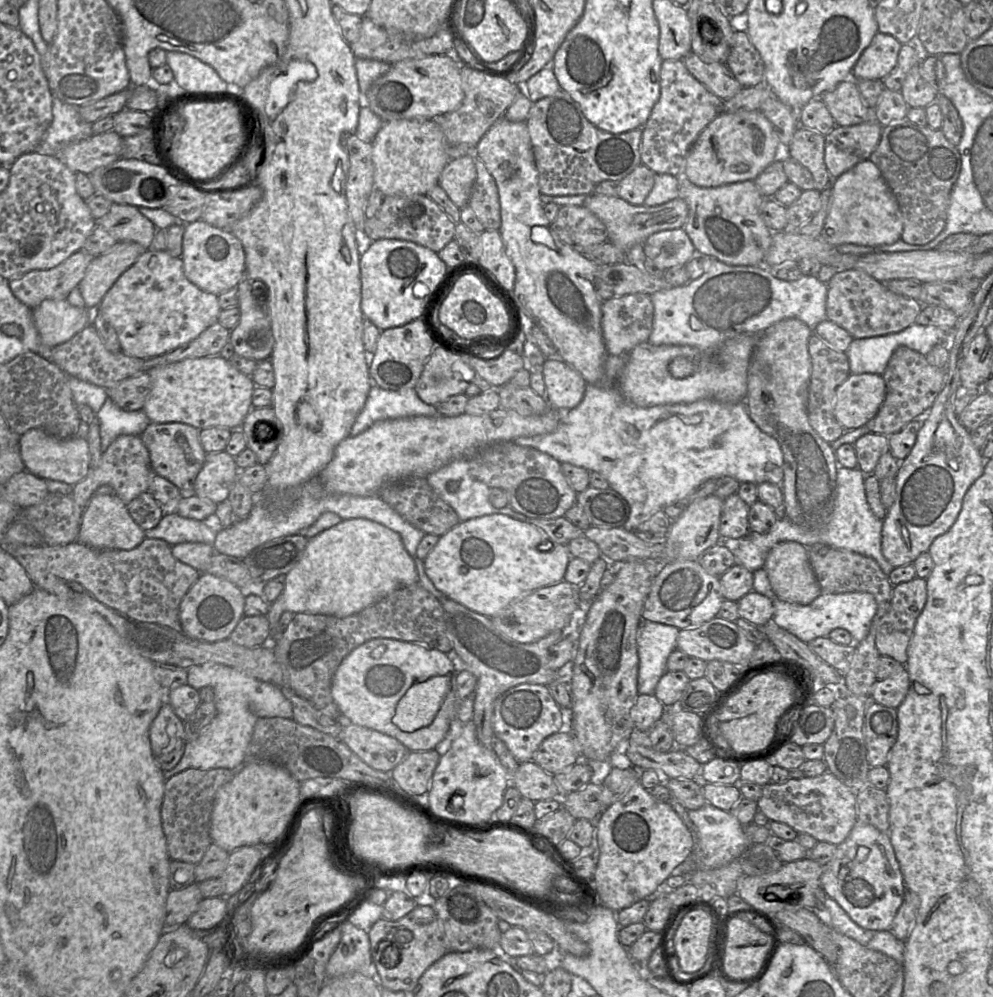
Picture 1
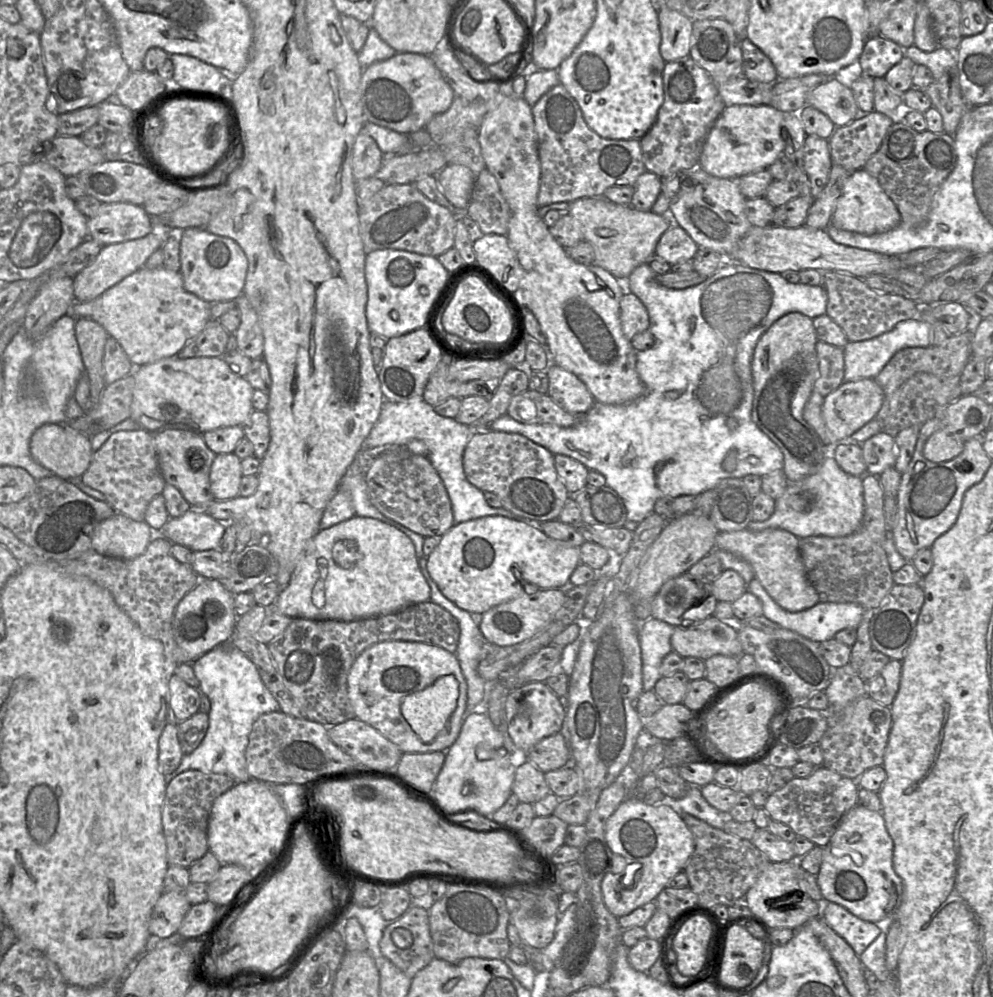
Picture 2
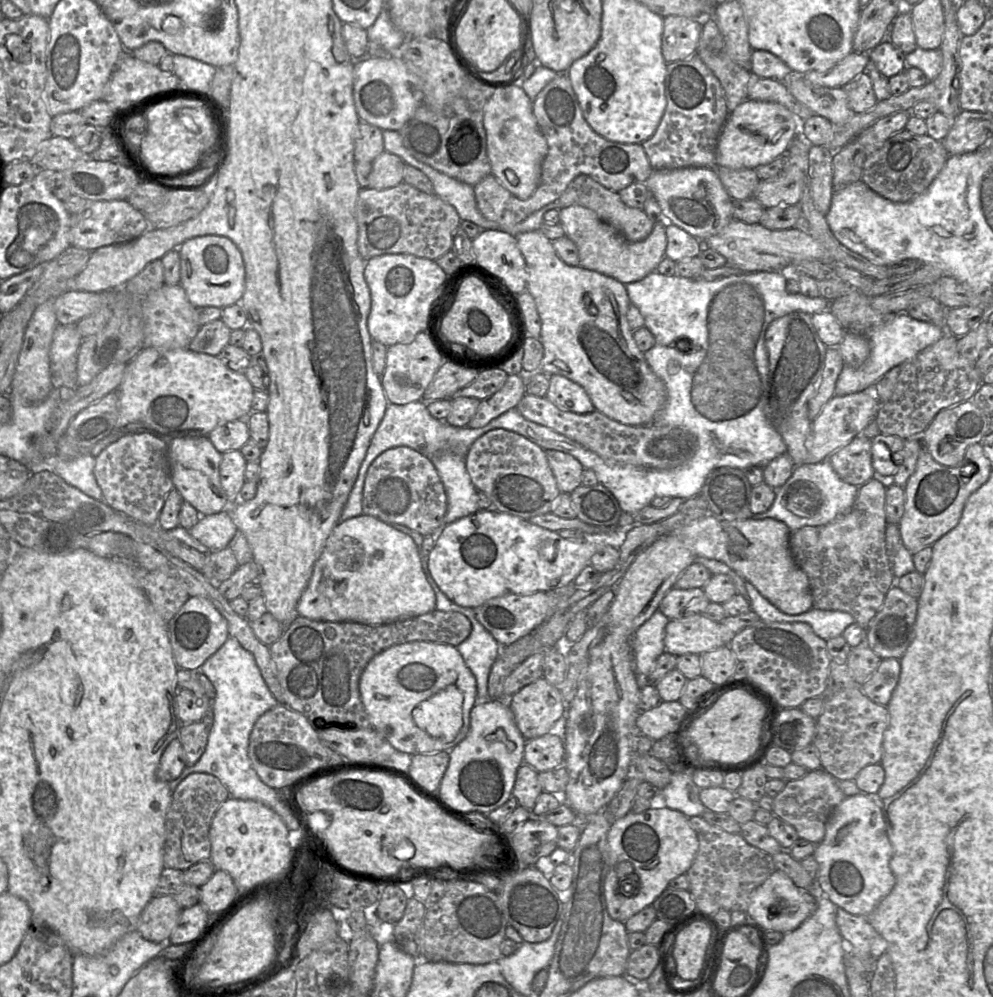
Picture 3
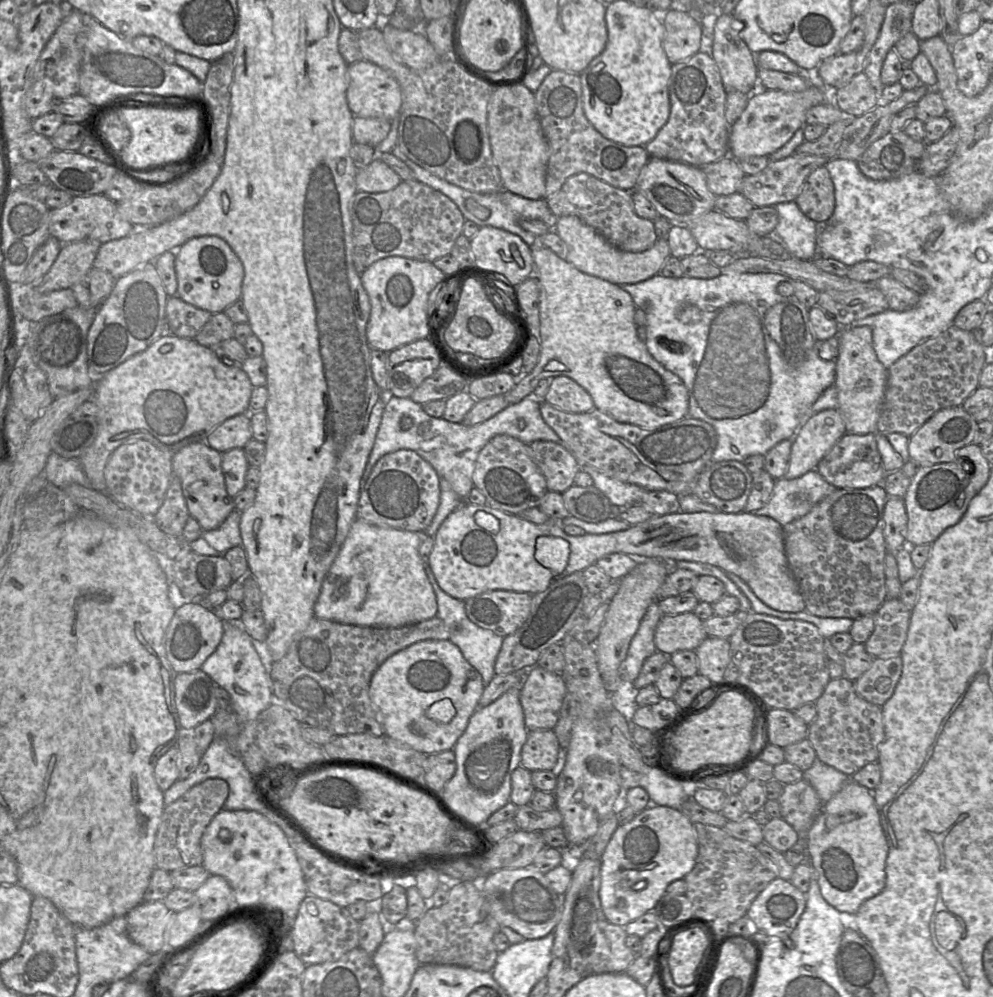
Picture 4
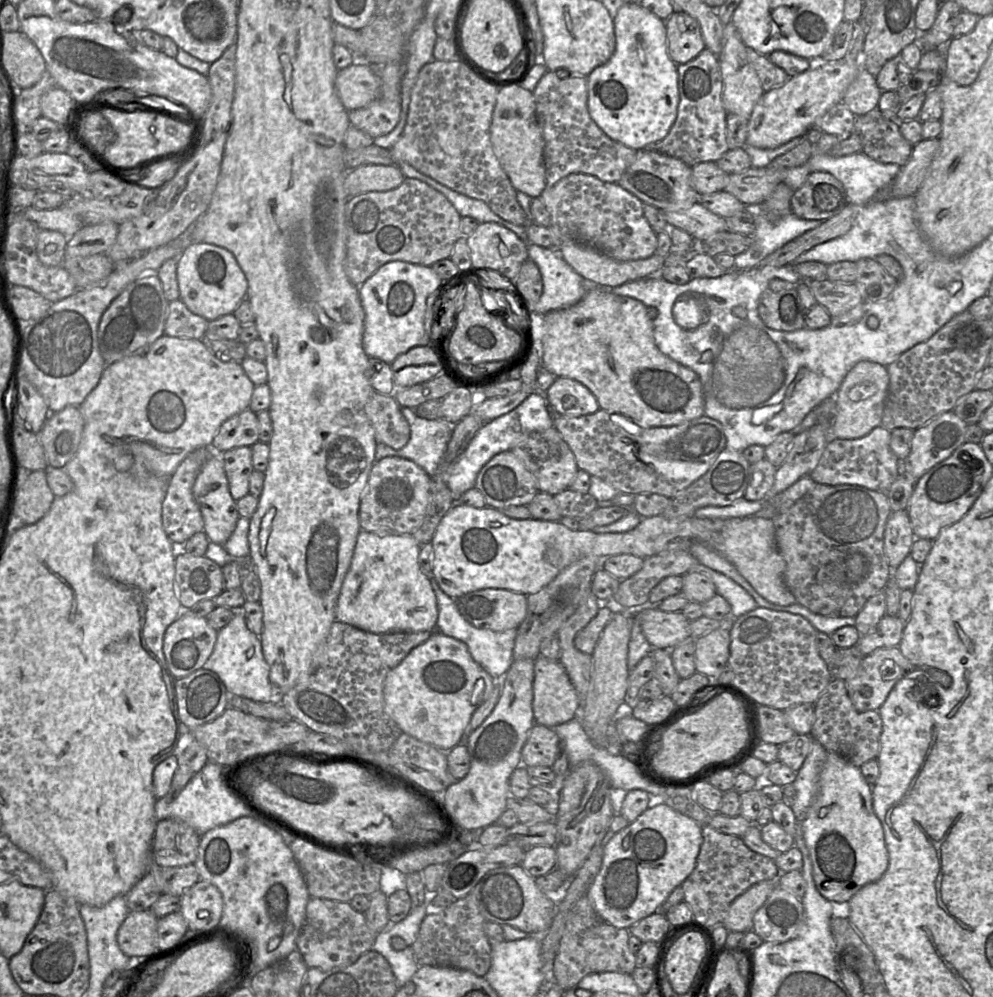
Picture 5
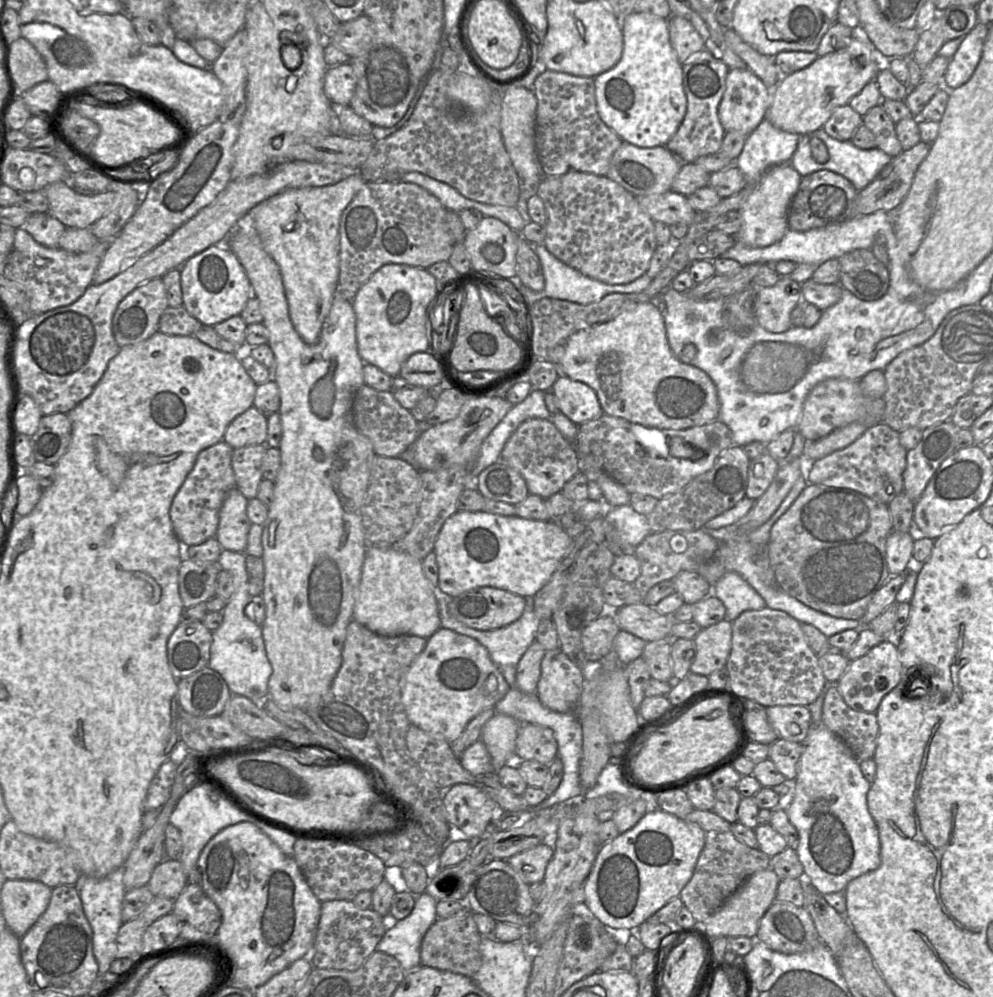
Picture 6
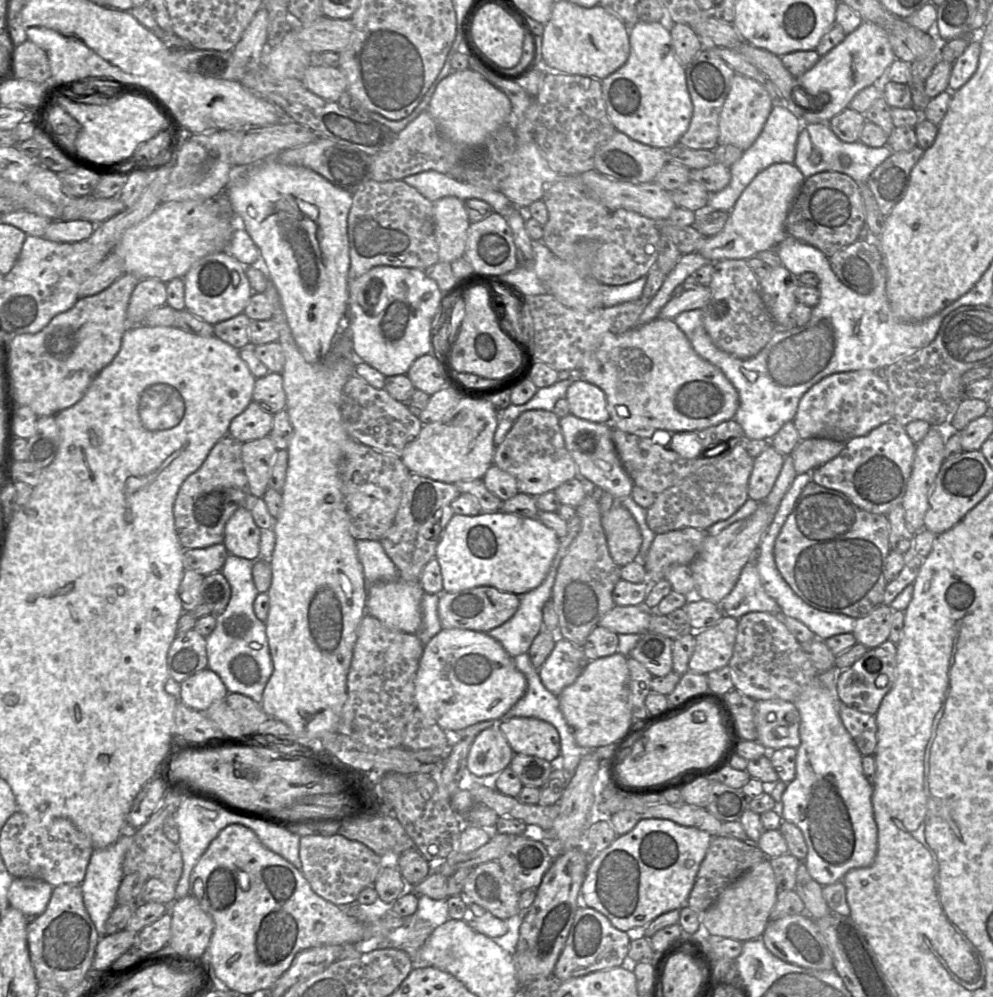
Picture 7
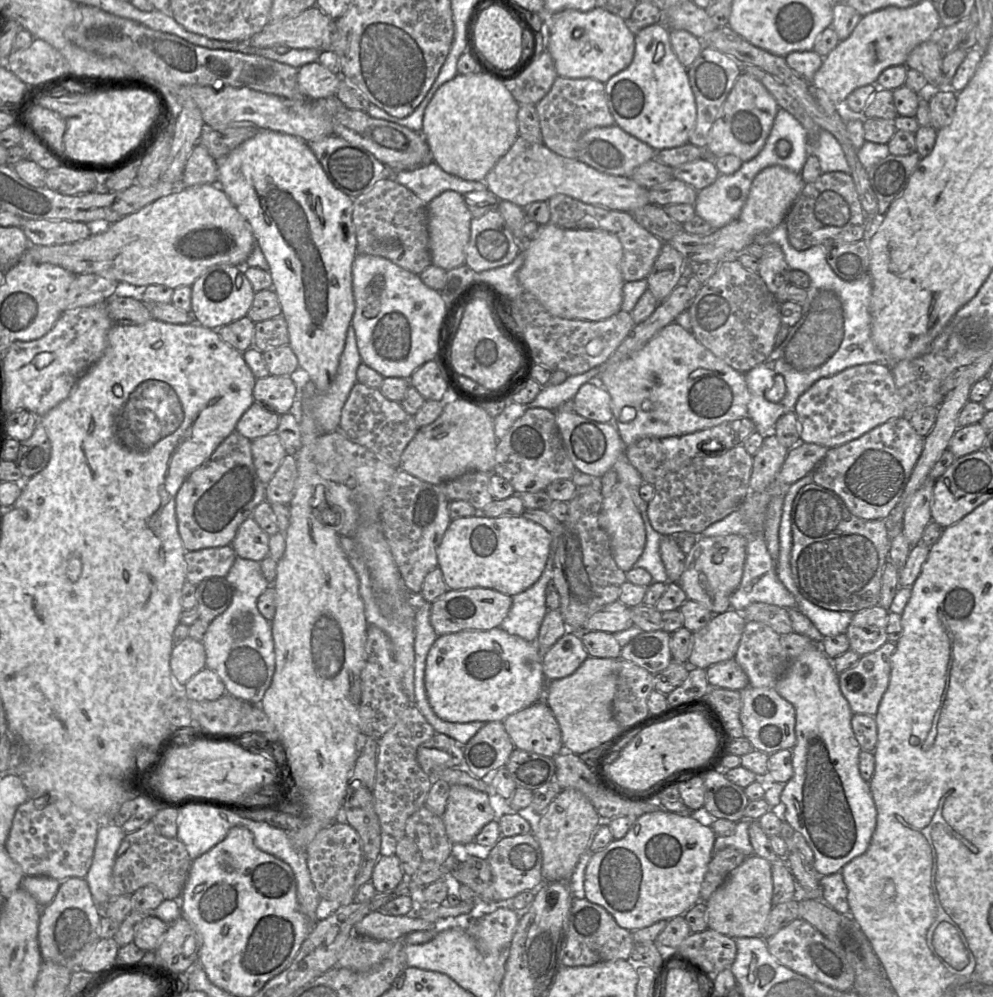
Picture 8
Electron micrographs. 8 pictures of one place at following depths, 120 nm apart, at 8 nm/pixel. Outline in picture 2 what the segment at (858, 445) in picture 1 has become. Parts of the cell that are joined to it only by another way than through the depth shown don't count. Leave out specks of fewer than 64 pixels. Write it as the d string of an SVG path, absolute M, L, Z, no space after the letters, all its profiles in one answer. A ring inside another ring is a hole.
M881 431L861 444L867 473L880 476L897 458L895 434Z

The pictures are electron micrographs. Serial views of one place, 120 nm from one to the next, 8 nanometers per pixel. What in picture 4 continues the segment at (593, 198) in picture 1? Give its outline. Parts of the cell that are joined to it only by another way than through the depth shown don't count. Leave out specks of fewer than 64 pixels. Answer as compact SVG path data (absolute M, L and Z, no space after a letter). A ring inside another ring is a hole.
M575 215L558 217L554 230L567 246L566 261L584 273L615 284L633 284L647 280L658 274L671 256L665 239L657 239L651 248L643 252L622 251Z

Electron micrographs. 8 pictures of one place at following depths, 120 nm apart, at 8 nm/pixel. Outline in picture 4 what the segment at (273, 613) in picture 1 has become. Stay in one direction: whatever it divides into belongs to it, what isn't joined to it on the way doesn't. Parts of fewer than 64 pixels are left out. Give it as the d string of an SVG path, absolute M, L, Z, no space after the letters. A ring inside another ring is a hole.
M356 518L322 582L314 617L372 628L400 628L436 617L437 601L419 555L420 544L415 532L379 527Z

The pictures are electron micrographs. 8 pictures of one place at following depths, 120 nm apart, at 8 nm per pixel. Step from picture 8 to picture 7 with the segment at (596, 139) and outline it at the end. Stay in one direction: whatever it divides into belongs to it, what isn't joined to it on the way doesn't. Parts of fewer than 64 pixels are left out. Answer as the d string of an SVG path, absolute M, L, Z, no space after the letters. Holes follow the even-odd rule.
M616 131L594 156L595 169L611 179L641 184L651 183L668 163L667 150L637 142Z

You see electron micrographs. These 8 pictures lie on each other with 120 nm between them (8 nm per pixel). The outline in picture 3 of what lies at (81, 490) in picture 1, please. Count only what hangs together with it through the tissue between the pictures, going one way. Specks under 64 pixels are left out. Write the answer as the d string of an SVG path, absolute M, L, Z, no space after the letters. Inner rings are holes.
M147 433L124 435L96 456L93 474L103 501L113 510L146 526L157 525L166 496L173 489L165 441Z

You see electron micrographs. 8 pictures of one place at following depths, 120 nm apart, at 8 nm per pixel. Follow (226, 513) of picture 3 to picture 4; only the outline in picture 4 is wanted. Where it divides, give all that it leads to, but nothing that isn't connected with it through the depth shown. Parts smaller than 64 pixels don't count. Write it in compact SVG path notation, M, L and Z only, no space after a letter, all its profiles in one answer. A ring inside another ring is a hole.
M234 509L218 528L203 531L201 537L221 554L233 547L242 546L240 517L241 512Z

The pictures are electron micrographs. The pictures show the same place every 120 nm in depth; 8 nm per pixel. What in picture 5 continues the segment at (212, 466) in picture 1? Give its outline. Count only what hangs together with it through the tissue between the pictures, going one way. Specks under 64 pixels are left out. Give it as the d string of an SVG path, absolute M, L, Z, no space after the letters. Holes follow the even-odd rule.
M241 446L225 451L222 459L230 494L237 501L249 493L249 477L254 470L251 447Z

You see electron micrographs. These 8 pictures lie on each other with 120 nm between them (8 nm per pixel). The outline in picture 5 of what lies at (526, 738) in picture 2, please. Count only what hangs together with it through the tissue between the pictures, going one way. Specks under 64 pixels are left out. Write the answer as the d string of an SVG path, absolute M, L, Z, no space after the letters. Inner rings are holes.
M535 659L533 715L535 724L550 728L579 715L582 701L559 660Z

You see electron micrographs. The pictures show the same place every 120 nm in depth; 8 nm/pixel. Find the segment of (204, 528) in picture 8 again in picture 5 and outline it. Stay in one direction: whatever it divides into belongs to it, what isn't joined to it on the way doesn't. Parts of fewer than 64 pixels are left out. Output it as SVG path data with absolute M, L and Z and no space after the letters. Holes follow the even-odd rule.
M210 447L195 449L184 458L172 475L162 504L162 526L169 540L176 546L182 546L194 534L204 531L203 517L193 497L193 485L202 466L214 452Z

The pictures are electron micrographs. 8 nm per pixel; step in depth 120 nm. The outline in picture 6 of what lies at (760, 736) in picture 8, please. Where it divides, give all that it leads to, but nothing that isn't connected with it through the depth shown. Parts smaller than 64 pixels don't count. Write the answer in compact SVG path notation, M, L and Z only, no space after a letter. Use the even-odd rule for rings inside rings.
M769 706L766 715L778 738L797 743L805 741L811 727L811 713L807 706Z

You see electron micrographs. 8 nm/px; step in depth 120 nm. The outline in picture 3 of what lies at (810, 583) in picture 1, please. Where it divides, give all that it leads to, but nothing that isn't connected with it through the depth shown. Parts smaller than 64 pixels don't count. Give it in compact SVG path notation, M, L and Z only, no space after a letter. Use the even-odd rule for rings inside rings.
M707 514L668 535L676 536L695 556L724 562L745 581L751 582L762 596L786 614L801 614L813 607L813 597L808 577L793 560L789 548L791 530L783 522L771 518L725 521Z

